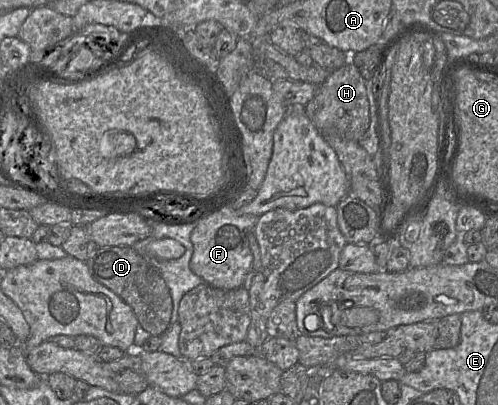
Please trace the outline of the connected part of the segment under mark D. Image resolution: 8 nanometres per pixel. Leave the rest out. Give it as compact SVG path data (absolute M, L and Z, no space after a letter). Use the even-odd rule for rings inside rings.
M132 246L99 247L86 265L92 277L107 287L126 304L138 319L140 326L151 336L162 336L170 325L173 301L166 282L148 258Z

